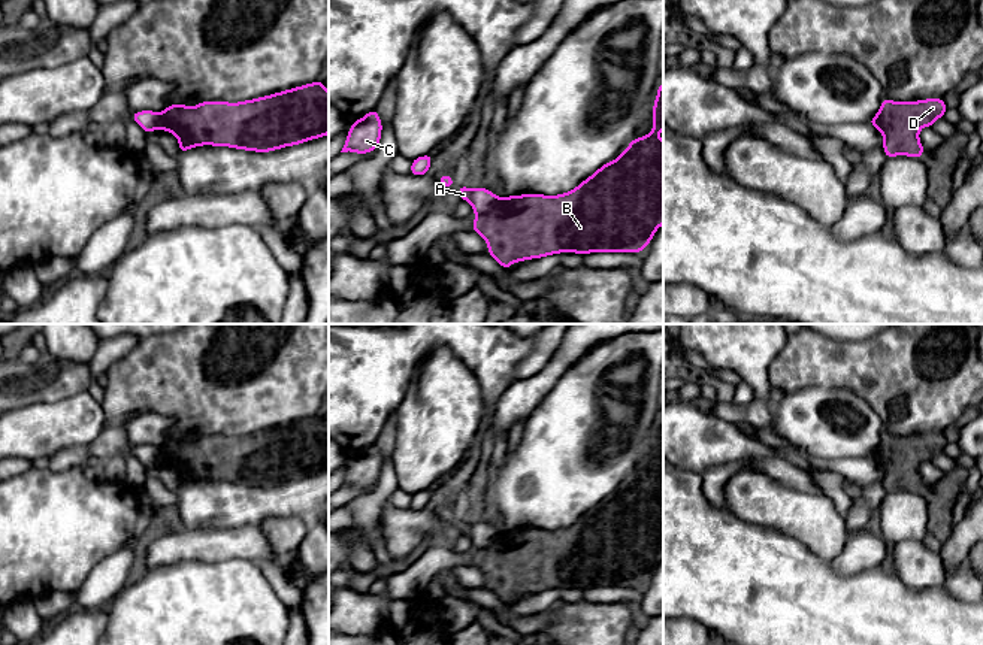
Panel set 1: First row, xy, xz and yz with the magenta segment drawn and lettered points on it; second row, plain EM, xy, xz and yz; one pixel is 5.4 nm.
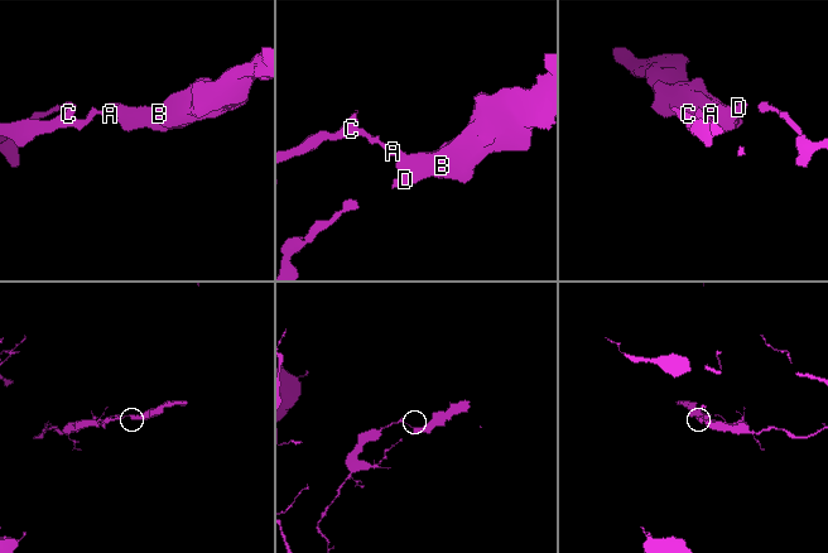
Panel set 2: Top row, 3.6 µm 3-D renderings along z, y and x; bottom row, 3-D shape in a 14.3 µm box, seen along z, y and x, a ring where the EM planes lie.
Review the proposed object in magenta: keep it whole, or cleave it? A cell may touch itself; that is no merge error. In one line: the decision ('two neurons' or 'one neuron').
two neurons

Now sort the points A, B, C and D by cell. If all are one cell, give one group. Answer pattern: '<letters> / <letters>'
A C / B D

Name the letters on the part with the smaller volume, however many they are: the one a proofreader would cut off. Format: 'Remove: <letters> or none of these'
Remove: B, D

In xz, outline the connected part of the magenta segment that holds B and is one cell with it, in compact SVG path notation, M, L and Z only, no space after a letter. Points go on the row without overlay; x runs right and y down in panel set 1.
M663 415L653 440L653 466L633 473L620 491L605 497L577 523L559 530L521 529L500 532L494 540L472 557L472 564L484 572L492 590L503 603L515 596L541 593L559 587L641 587L654 566L663 558L663 476L657 467L663 464Z

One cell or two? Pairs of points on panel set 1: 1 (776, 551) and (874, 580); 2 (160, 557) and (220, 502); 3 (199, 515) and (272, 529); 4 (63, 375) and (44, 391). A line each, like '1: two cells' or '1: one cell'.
1: one cell
2: two cells
3: two cells
4: one cell

